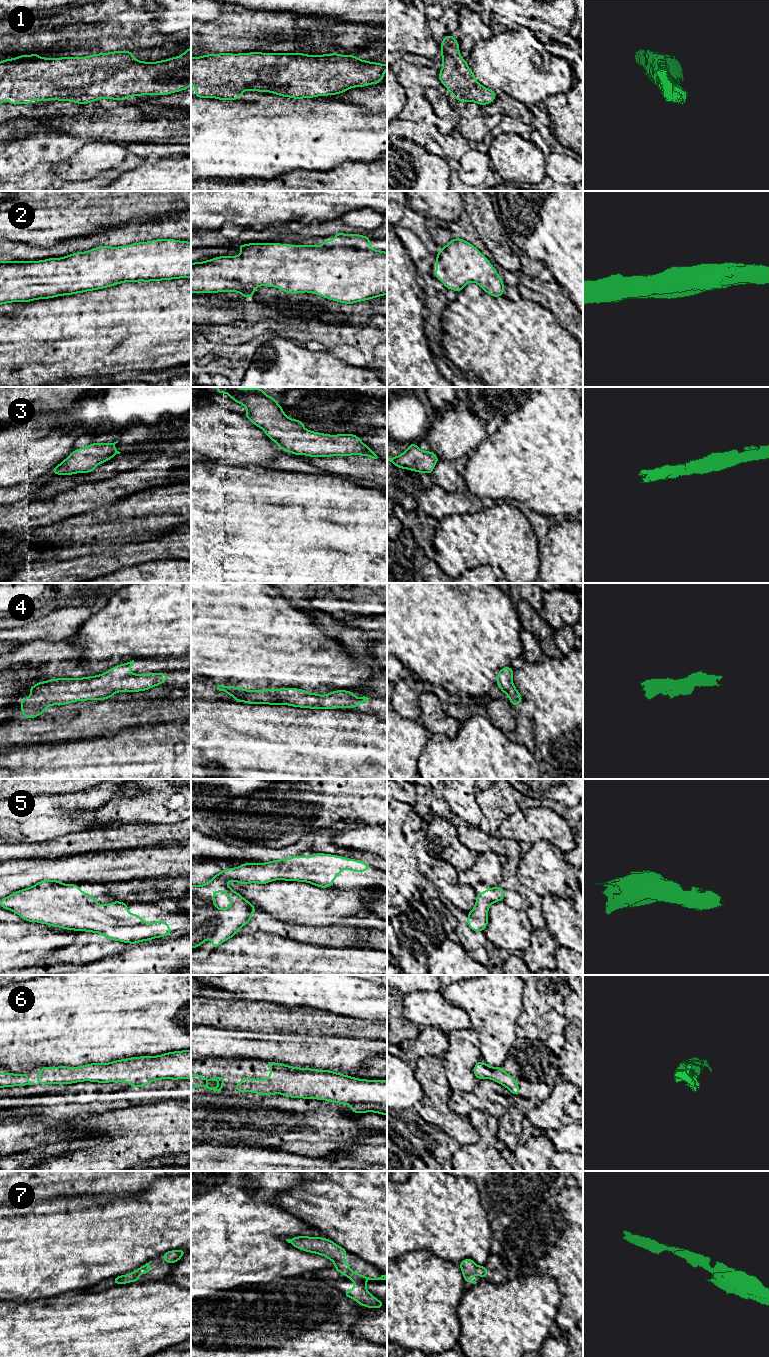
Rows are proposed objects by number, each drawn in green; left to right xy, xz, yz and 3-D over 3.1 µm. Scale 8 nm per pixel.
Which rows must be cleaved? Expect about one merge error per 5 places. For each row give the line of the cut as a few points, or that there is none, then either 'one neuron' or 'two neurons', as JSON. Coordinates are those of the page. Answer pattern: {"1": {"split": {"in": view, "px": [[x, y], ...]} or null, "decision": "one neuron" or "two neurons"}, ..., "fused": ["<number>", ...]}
{"1": {"split": null, "decision": "one neuron"}, "2": {"split": null, "decision": "one neuron"}, "3": {"split": null, "decision": "one neuron"}, "4": {"split": null, "decision": "one neuron"}, "5": {"split": null, "decision": "one neuron"}, "6": {"split": null, "decision": "one neuron"}, "7": {"split": null, "decision": "one neuron"}, "fused": []}

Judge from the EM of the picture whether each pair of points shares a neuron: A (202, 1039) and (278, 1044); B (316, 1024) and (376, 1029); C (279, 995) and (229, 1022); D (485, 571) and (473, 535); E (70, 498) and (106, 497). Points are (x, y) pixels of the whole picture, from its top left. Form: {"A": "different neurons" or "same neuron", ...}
{"A": "same neuron", "B": "same neuron", "C": "different neurons", "D": "different neurons", "E": "same neuron"}

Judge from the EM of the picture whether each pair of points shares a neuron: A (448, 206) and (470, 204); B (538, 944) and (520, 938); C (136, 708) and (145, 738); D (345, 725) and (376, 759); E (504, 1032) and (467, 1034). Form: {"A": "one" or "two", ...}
{"A": "two", "B": "two", "C": "two", "D": "one", "E": "two"}

